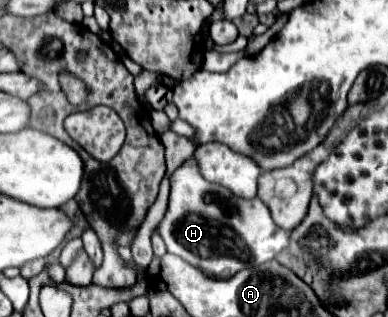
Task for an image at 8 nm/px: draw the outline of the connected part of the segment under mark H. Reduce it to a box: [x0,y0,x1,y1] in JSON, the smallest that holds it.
[158,158,290,278]

